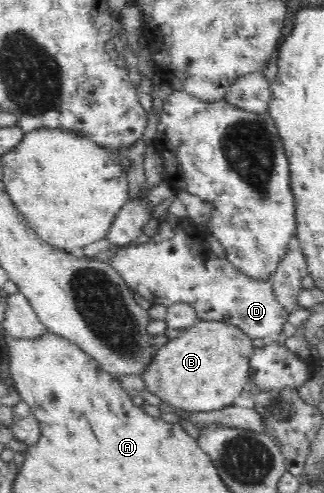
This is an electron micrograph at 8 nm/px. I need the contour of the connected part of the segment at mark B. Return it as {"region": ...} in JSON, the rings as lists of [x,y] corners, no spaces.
{"region":[[[200,320],[165,346],[156,348],[141,376],[145,390],[188,412],[211,412],[233,405],[249,380],[249,357],[255,342],[241,327],[217,320]]]}

